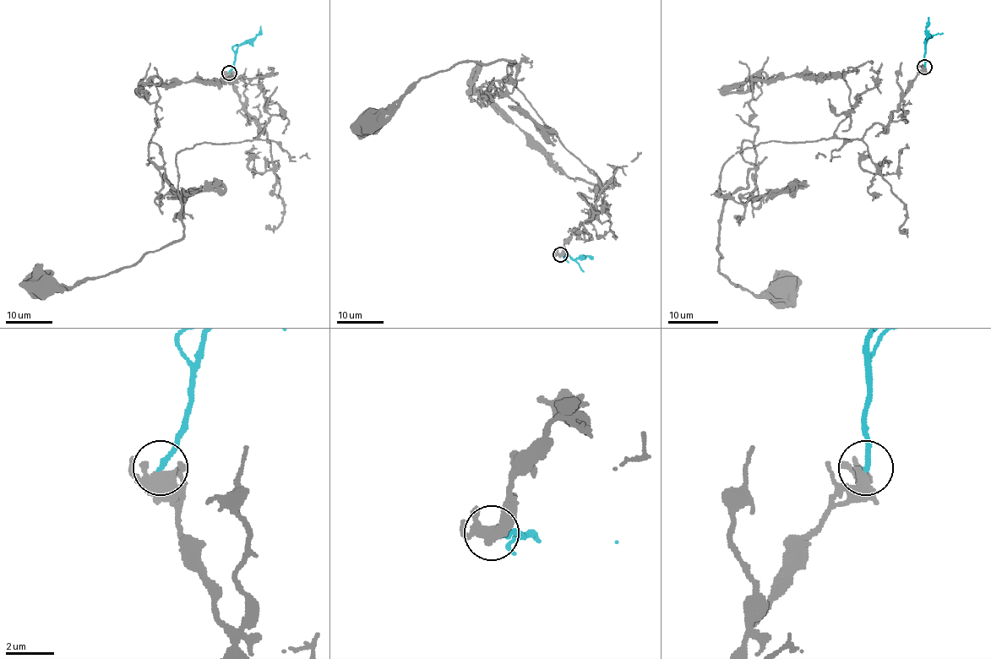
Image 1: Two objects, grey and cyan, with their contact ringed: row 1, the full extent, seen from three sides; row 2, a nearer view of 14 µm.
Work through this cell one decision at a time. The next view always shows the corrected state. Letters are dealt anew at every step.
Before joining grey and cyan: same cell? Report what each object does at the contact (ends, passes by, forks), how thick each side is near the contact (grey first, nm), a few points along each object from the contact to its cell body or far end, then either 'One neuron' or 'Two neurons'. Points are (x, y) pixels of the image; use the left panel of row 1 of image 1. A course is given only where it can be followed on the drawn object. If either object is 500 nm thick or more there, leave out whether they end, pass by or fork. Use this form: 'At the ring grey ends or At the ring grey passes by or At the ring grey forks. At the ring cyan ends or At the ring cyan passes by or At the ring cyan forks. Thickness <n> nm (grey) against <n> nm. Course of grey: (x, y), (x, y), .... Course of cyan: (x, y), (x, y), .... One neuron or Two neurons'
At the ring grey forks. At the ring cyan ends. Thickness 360 nm (grey) against 220 nm. Course of grey: (229, 73), (270, 140), (204, 142), (177, 153), (179, 240), (116, 273), (36, 285). Course of cyan: (229, 73), (236, 48), (252, 41), (258, 34), (261, 26). Two neurons

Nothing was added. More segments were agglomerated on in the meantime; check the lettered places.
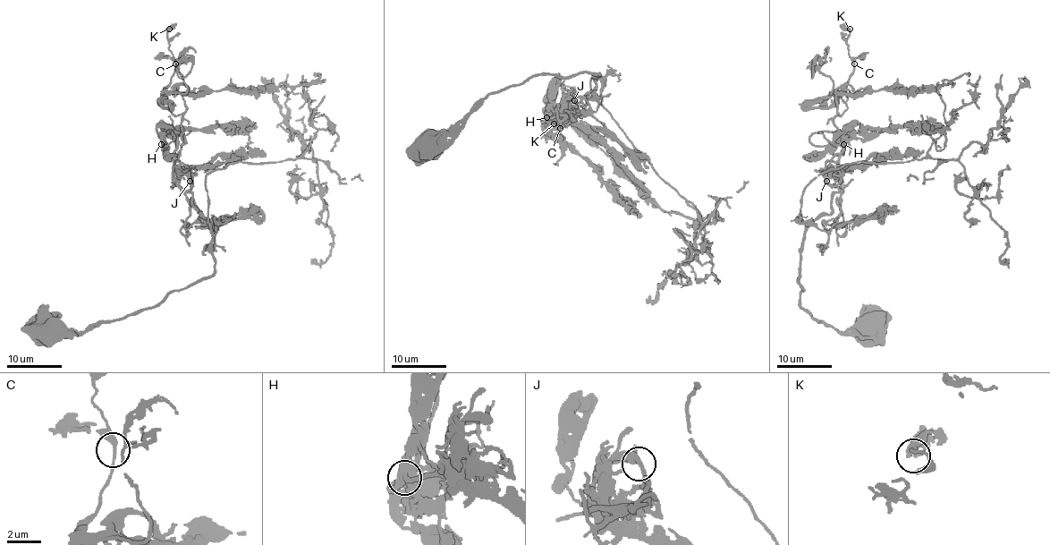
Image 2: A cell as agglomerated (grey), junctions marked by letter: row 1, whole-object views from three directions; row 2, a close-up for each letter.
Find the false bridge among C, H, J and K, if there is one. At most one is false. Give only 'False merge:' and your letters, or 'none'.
False merge: none

